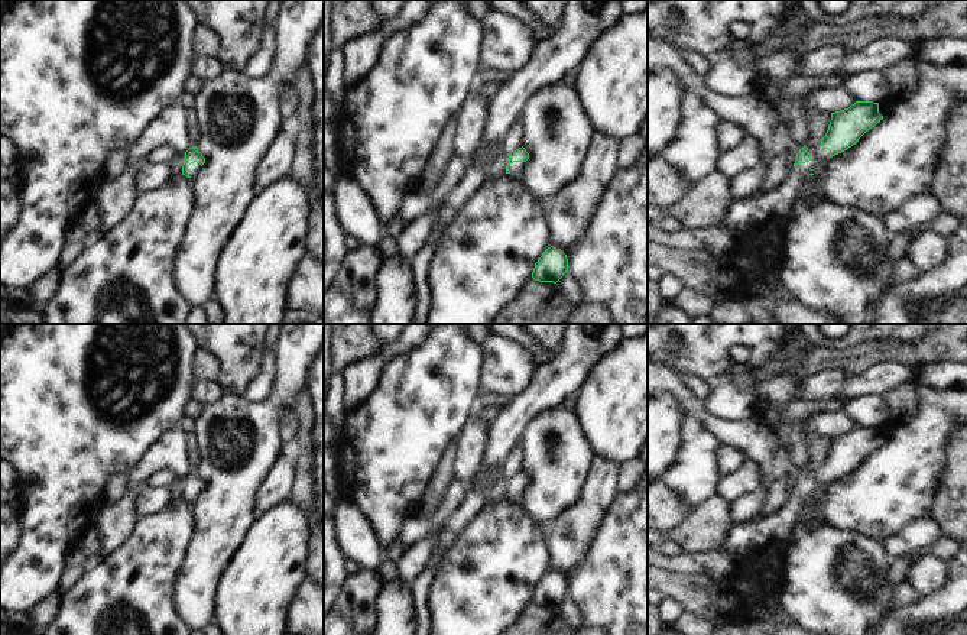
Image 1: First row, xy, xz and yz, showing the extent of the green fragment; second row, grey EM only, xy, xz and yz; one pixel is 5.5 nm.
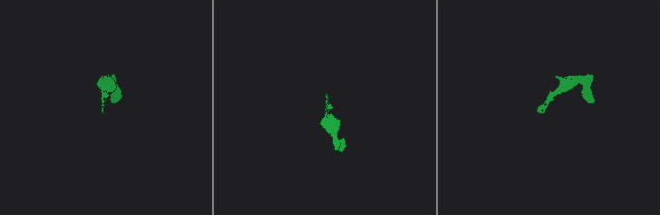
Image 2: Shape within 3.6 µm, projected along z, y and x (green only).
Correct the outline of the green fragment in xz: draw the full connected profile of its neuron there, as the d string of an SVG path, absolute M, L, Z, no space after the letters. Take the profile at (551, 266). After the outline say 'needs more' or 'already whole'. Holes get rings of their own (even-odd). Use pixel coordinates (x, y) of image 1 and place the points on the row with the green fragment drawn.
M554 246L548 247L535 263L532 278L539 282L556 284L568 272L567 255Z; already whole

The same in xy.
M197 146L189 148L185 152L185 162L182 165L182 175L195 181L199 175L201 166L205 163L205 158Z; needs more

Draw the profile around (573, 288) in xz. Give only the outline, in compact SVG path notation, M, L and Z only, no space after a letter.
M565 272L556 285L577 307L585 302L587 294L581 282L571 272Z

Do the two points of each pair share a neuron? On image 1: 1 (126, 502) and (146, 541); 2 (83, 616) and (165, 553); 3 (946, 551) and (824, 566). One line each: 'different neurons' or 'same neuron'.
1: different neurons
2: same neuron
3: different neurons

